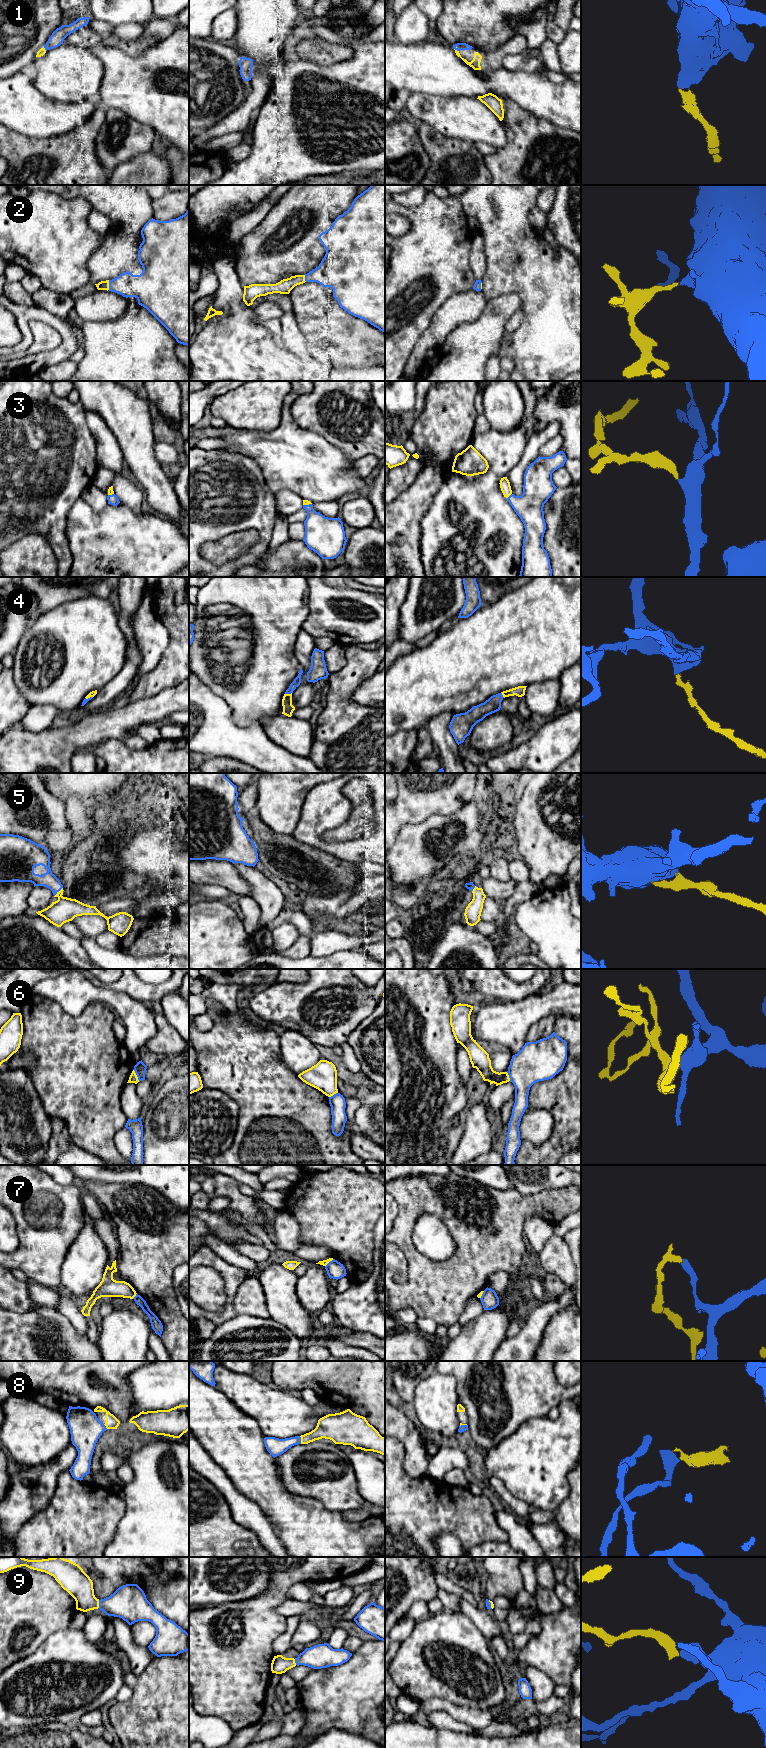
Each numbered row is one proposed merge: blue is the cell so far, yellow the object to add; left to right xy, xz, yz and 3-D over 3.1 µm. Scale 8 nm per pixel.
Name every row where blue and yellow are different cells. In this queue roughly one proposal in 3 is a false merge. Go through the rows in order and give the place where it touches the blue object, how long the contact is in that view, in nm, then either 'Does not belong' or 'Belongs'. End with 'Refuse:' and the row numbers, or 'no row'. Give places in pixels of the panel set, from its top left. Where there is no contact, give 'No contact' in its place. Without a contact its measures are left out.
1: Touches blue at yz (456, 49). Shared border 50 nm. Belongs
2: Touches blue at xy (109, 285). Shared border 80 nm. Belongs
3: Touches blue at yz (509, 496). Shared border 60 nm. Belongs
4: Touches blue at xz (288, 693). Shared border 60 nm. Belongs
5: Touches blue at xy (58, 891). Shared border 100 nm. Belongs
6: Touches blue at xy (136, 1074). Shared border 120 nm. Does not belong
7: Touches blue at xz (329, 1262). Shared border 90 nm. Does not belong
8: Touches blue at xz (300, 1440). Shared border 70 nm. Does not belong
9: Touches blue at xy (99, 1604). Shared border 60 nm. Belongs
Refuse: 6, 7, 8

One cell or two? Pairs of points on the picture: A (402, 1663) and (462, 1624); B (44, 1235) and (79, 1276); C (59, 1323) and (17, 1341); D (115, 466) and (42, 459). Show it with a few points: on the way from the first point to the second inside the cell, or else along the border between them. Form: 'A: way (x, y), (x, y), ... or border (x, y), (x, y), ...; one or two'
A: way (417, 1649), (426, 1641), (438, 1637), (447, 1637); one
B: border (76, 1238), (70, 1245), (62, 1264), (60, 1282); two
C: way (49, 1333), (41, 1341), (27, 1341); one
D: border (94, 441), (95, 459), (98, 466); two

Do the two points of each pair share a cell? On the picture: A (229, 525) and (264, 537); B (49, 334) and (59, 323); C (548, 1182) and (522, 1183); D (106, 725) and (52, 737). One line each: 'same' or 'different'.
A: same
B: different
C: same
D: same

